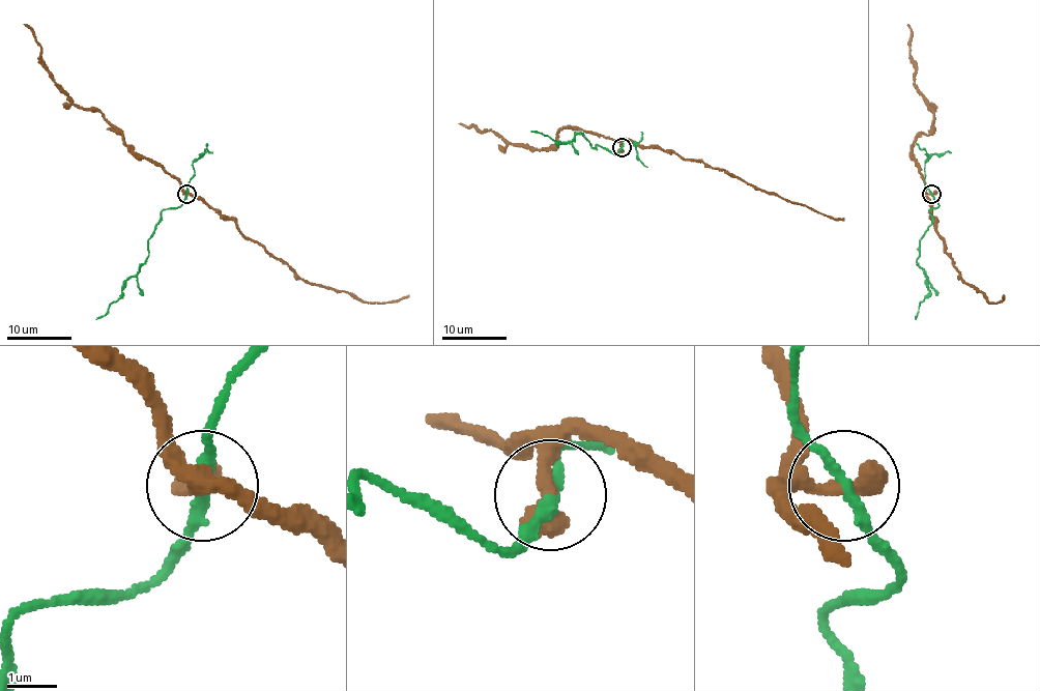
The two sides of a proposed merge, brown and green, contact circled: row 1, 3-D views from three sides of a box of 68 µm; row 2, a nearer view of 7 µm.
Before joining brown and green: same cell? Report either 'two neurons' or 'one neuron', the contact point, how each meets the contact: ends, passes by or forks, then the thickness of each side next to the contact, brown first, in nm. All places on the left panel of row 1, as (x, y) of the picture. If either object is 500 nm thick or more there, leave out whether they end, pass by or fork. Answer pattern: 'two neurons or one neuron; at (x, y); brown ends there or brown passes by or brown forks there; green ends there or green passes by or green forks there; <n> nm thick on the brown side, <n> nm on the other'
two neurons; at (186, 194); 550 nm thick on the brown side, 200 nm on the other

